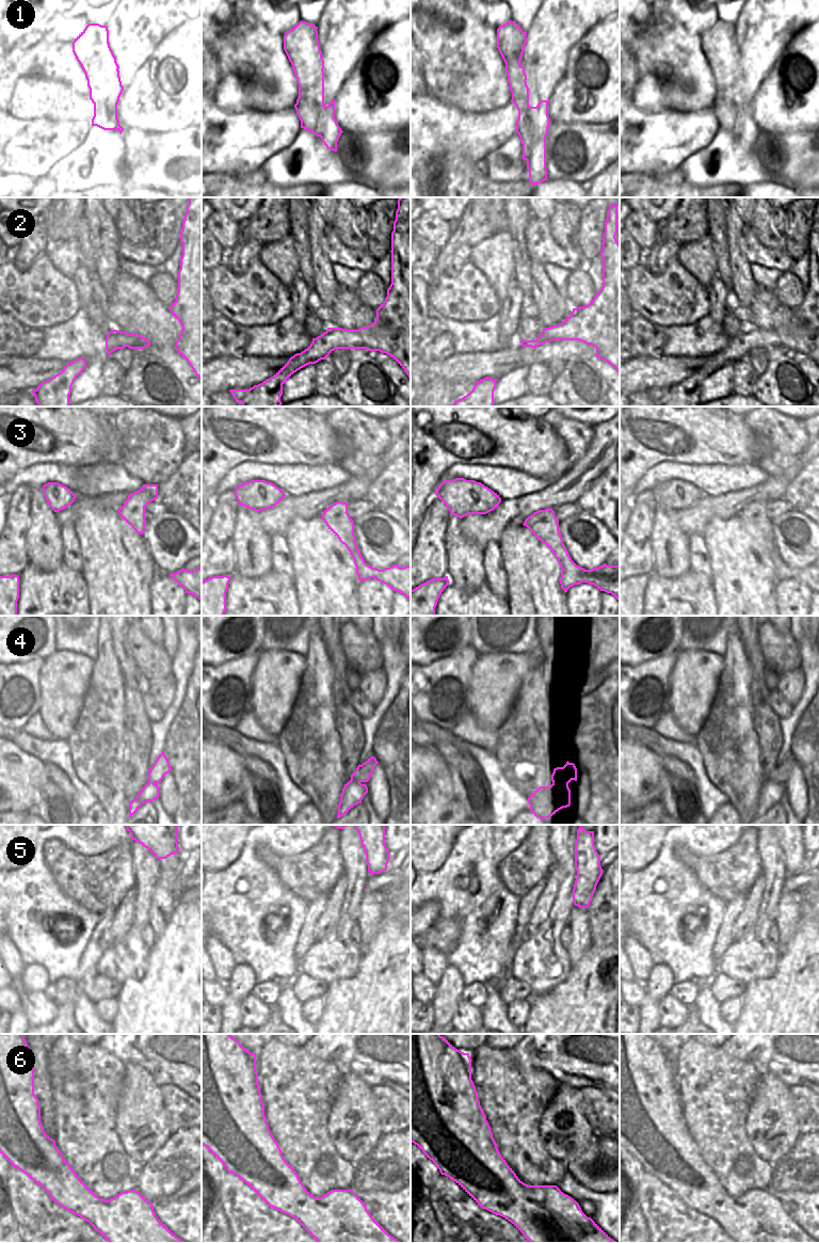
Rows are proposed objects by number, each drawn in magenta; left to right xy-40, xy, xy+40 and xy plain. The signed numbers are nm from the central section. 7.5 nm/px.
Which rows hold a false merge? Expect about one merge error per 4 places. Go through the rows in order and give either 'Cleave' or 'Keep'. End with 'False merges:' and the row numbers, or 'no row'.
1: Keep
2: Keep
3: Keep
4: Cleave
5: Cleave
6: Keep
False merges: 4, 5.

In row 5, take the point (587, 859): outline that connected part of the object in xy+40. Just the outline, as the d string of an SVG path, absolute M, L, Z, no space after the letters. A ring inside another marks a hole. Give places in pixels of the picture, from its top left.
M581 826L577 830L575 843L575 868L577 886L574 887L576 890L574 905L588 908L603 875L603 868L600 856L594 845L594 831L587 831Z

